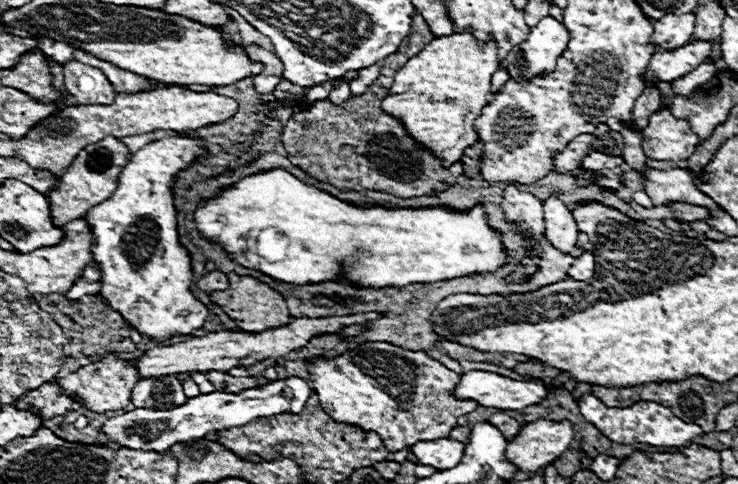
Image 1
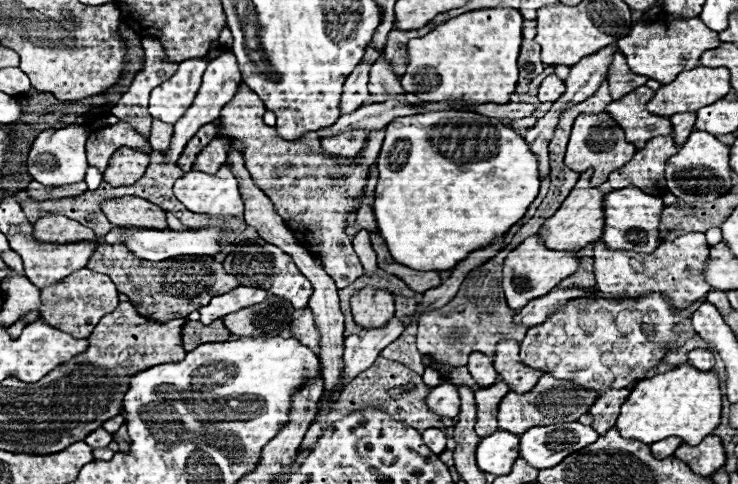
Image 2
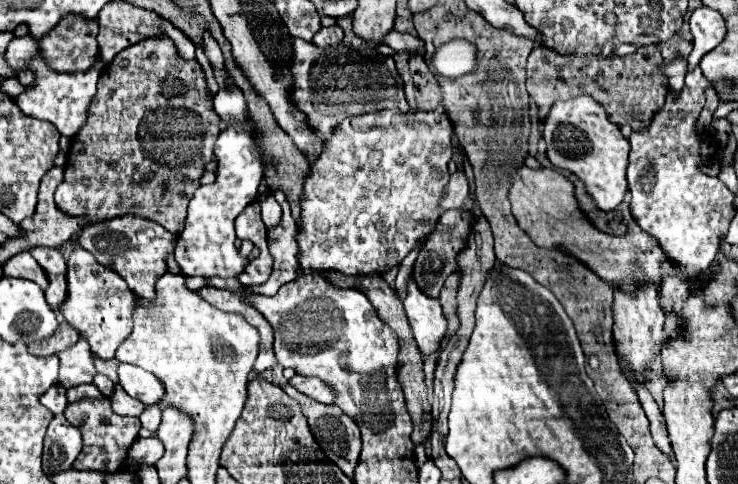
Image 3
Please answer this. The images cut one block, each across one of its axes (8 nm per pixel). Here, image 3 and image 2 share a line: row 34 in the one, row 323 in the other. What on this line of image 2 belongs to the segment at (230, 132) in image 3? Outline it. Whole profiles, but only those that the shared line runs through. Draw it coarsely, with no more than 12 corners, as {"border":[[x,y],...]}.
{"border":[[240,286],[200,308],[200,322],[260,304],[266,290]]}

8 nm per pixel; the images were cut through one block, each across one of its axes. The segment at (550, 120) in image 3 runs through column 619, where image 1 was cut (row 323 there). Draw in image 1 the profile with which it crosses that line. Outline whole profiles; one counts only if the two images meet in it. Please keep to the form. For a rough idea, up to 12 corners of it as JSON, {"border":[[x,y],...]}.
{"border":[[144,146],[84,214],[98,296],[148,340],[196,334],[174,174],[202,152]]}

